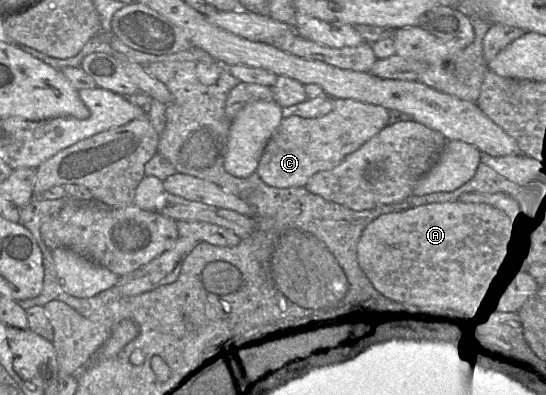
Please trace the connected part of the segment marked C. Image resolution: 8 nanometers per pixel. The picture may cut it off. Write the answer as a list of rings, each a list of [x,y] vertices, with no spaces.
[[[335,99],[334,108],[318,118],[290,116],[282,118],[267,142],[259,159],[257,174],[268,186],[275,188],[305,187],[308,180],[319,171],[331,170],[388,125],[389,110],[380,105],[351,99]]]

